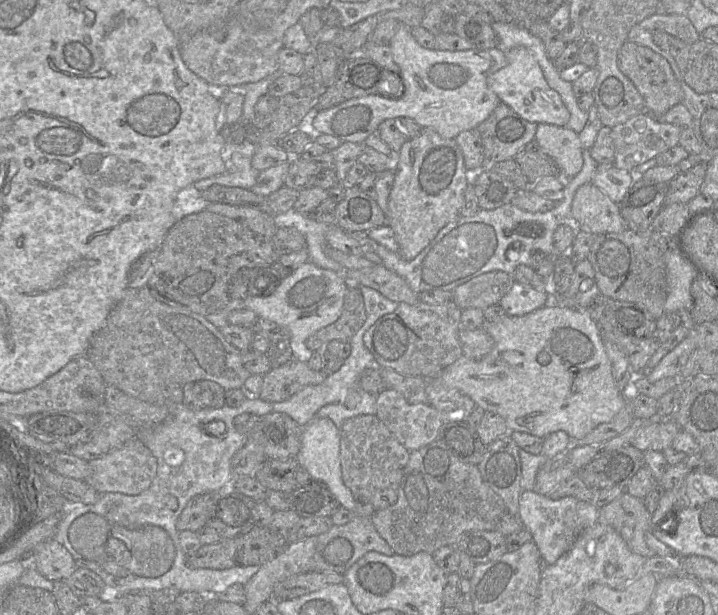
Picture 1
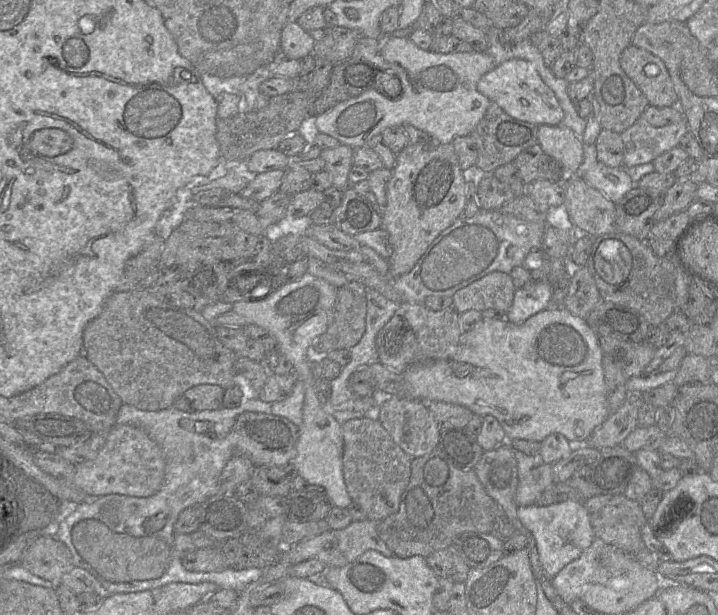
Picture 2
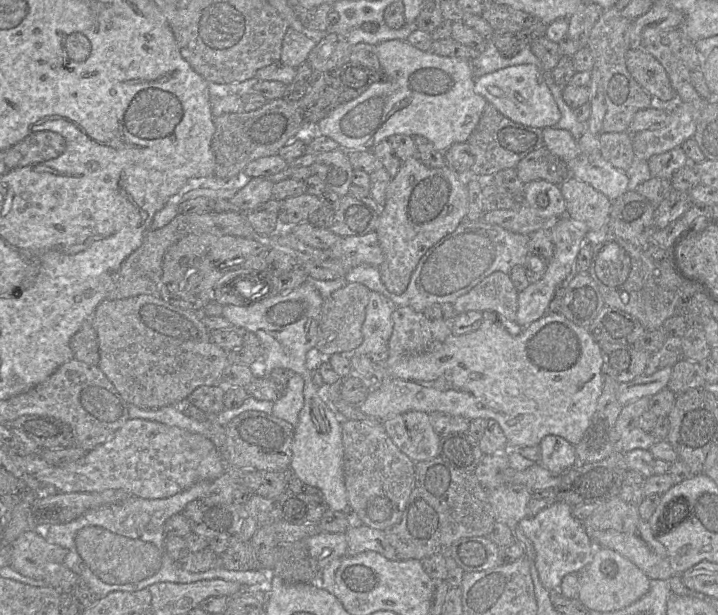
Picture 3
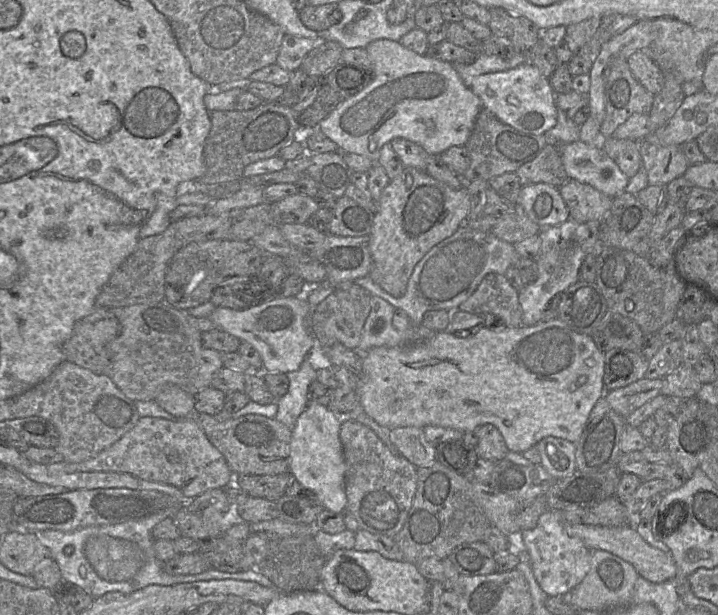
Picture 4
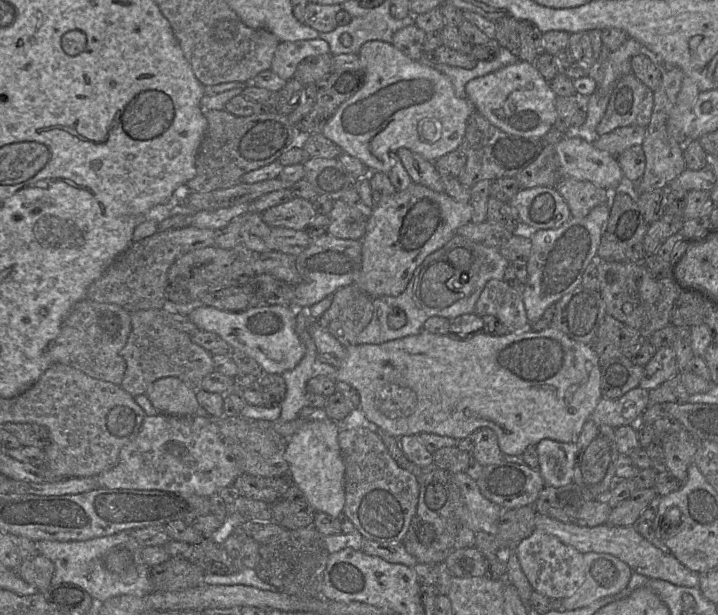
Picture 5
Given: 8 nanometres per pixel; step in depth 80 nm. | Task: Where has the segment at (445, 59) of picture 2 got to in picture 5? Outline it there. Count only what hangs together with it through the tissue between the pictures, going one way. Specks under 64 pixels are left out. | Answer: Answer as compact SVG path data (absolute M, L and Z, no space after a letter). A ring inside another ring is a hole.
M378 40L369 41L365 43L361 47L361 50L358 53L358 55L362 62L362 69L366 74L366 82L364 86L355 95L353 95L340 105L340 107L336 110L329 122L325 125L322 133L326 138L339 145L342 148L343 152L348 153L351 156L354 156L361 160L370 169L370 171L383 172L387 175L392 168L391 153L396 153L397 150L400 148L407 148L412 152L421 155L430 162L435 162L441 156L459 148L465 135L468 118L476 110L467 98L462 99L455 95L455 91L450 79L433 68L433 65L436 64L433 64L423 59L423 55L420 61L414 61L407 57L399 49L397 49L392 43ZM422 119L430 119L431 121L440 122L442 126L442 132L440 138L436 142L425 143L421 140L420 135L418 133L418 124Z

